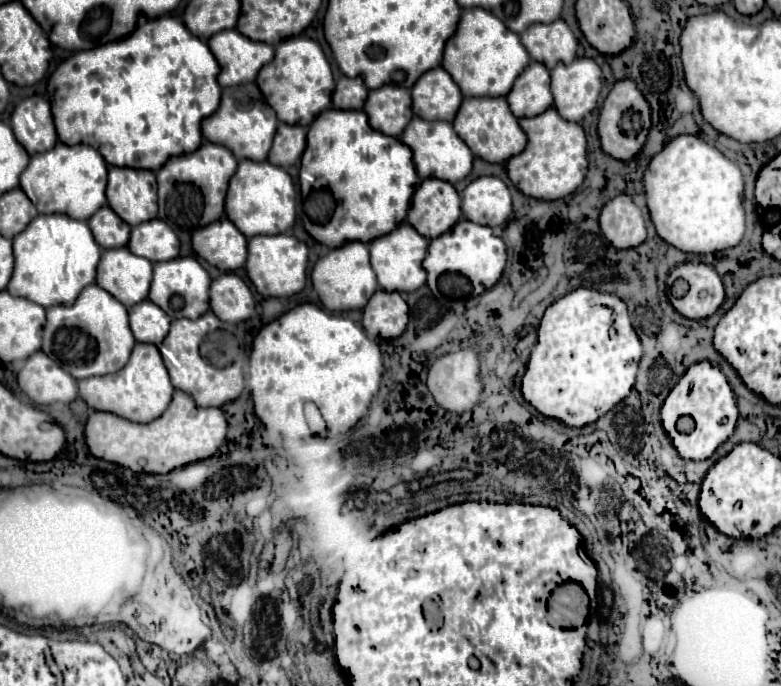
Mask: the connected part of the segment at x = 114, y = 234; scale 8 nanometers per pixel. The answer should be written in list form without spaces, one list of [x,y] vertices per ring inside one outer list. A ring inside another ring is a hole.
[[[108,205],[100,207],[88,221],[94,239],[98,241],[100,247],[110,249],[110,247],[124,247],[128,243],[128,233],[130,233],[130,225],[126,221],[122,221],[120,217],[116,217],[116,213],[112,213],[112,209]]]

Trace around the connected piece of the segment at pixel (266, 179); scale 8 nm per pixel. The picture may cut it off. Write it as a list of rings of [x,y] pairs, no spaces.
[[[244,159],[238,163],[228,187],[226,215],[246,237],[254,237],[256,233],[284,233],[294,225],[296,219],[294,197],[296,193],[292,177],[282,167],[268,161]]]

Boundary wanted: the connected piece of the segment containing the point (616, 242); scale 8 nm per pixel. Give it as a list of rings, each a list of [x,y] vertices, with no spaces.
[[[624,193],[604,205],[600,213],[600,229],[616,249],[638,247],[646,239],[642,213]]]

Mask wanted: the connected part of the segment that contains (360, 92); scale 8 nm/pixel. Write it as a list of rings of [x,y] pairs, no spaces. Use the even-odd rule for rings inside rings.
[[[342,77],[336,83],[334,95],[332,95],[332,107],[334,109],[362,109],[364,101],[368,97],[368,89],[360,77],[350,79]]]

